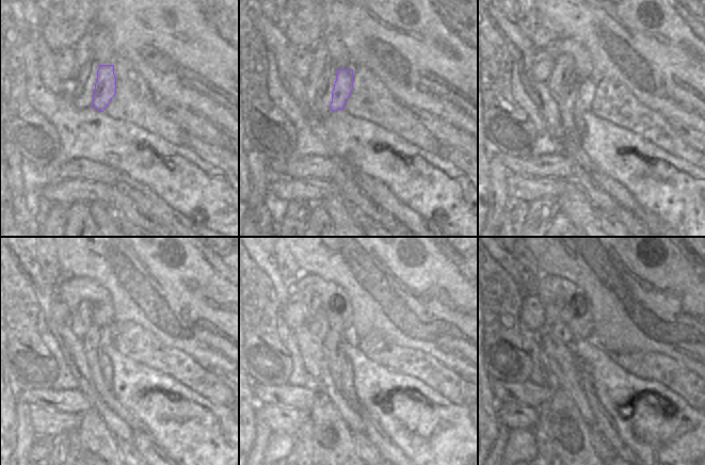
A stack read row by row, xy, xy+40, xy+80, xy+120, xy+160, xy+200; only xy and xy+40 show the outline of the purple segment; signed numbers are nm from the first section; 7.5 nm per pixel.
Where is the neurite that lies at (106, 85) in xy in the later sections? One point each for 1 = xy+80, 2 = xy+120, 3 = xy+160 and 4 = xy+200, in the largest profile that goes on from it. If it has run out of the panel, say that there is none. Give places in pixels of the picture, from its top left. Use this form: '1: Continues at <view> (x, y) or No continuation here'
1: Continues at xy+80 (585, 87)
2: Continues at xy+120 (107, 334)
3: Continues at xy+160 (389, 452)
4: Continues at xy+200 (603, 420).

